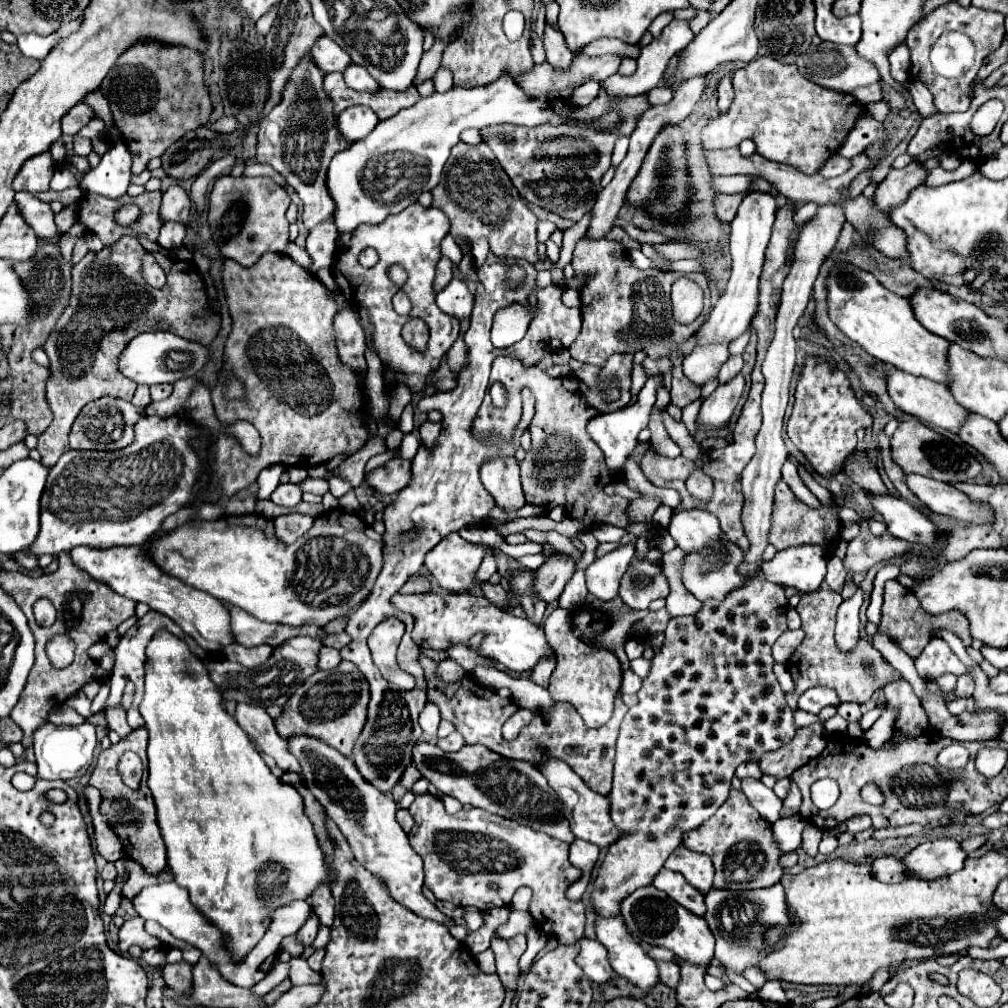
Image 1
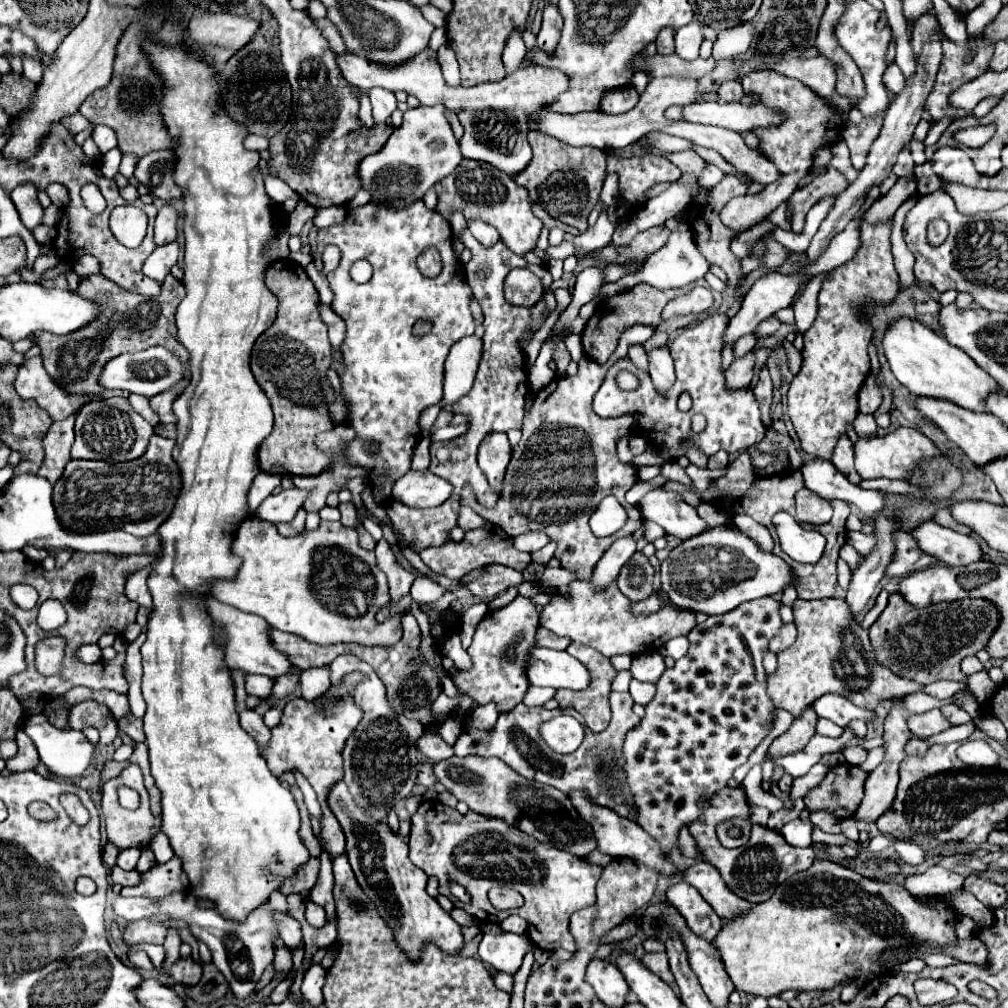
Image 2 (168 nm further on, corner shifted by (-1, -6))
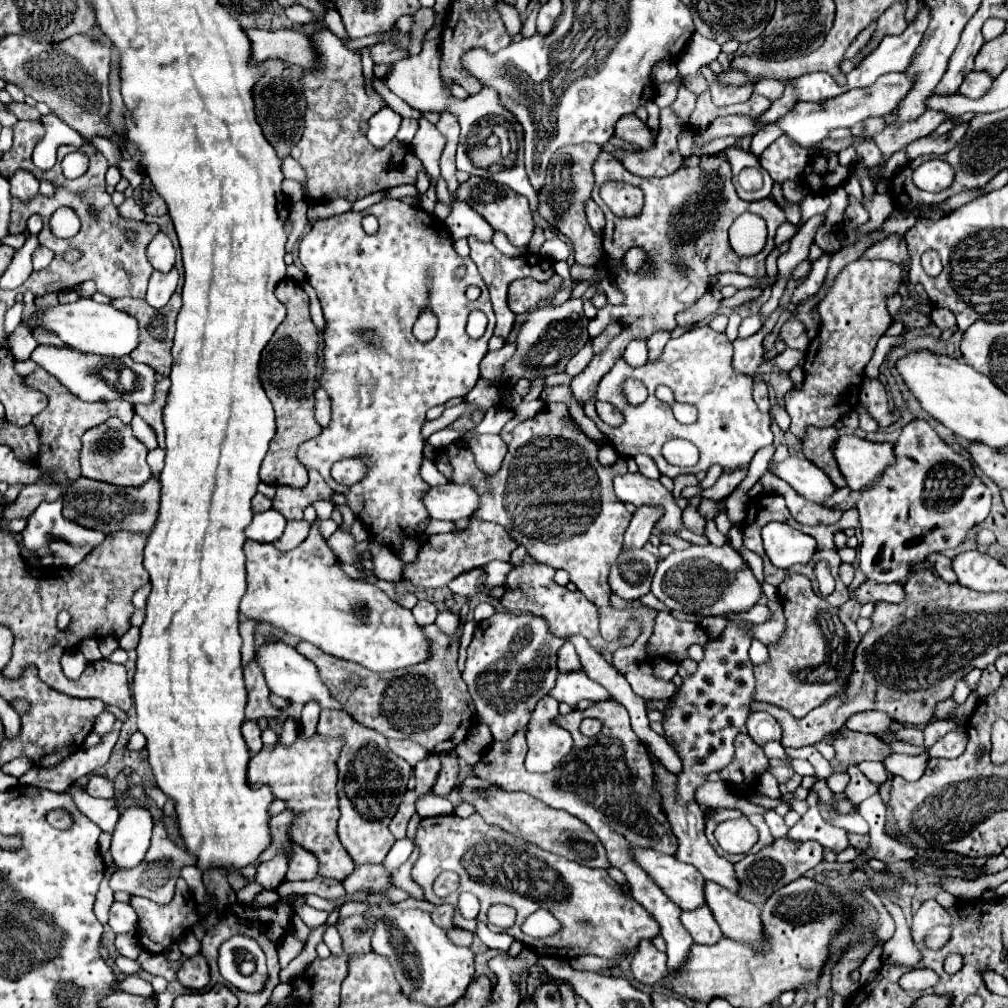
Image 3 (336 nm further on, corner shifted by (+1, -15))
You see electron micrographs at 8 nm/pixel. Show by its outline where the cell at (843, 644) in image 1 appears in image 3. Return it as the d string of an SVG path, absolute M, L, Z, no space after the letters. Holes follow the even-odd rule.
M911 420L907 426L903 426L903 432L895 442L895 456L897 464L857 500L857 510L861 516L859 568L867 580L877 584L903 582L911 568L921 564L929 552L955 548L961 540L965 540L967 530L973 524L987 518L991 508L991 490L975 476L971 462L953 452L925 420Z

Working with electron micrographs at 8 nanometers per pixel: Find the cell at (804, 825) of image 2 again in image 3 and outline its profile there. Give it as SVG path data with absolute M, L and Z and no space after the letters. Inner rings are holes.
M817 802L809 804L807 814L801 816L801 820L793 828L789 828L787 836L791 840L795 840L795 842L815 840L815 842L823 844L825 848L833 848L833 852L841 852L841 850L845 850L849 846L845 830L823 822Z

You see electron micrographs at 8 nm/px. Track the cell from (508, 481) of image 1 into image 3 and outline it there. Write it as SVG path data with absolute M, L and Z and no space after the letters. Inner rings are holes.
M483 434L475 440L469 440L469 448L475 456L475 464L489 476L501 468L501 462L507 454L507 444L501 440L501 436L493 434Z

